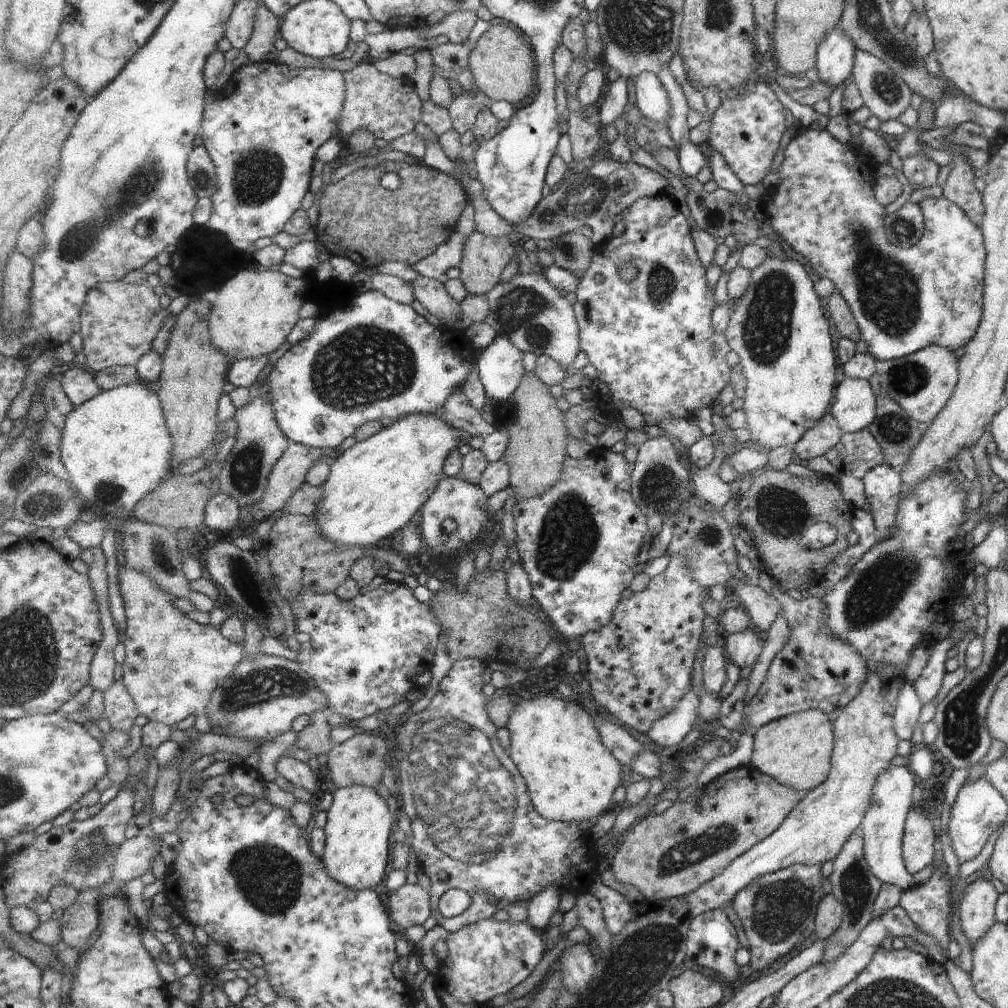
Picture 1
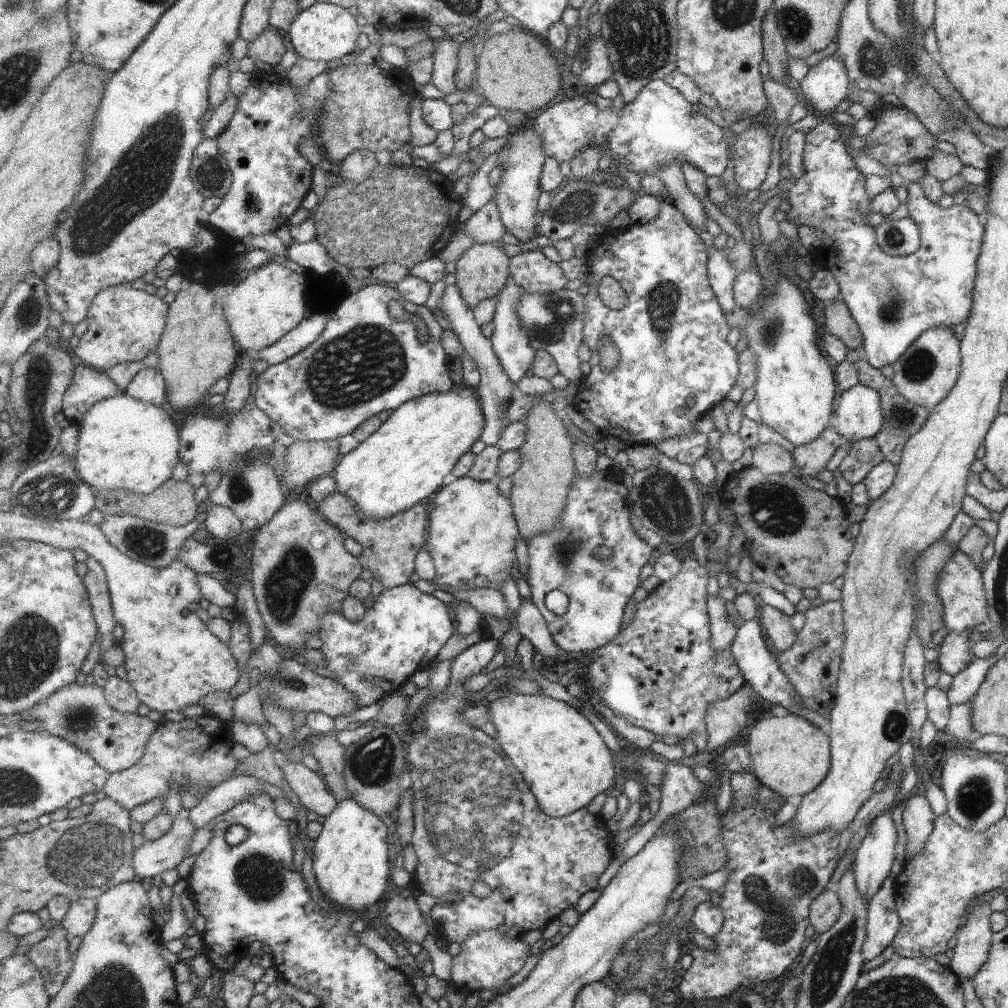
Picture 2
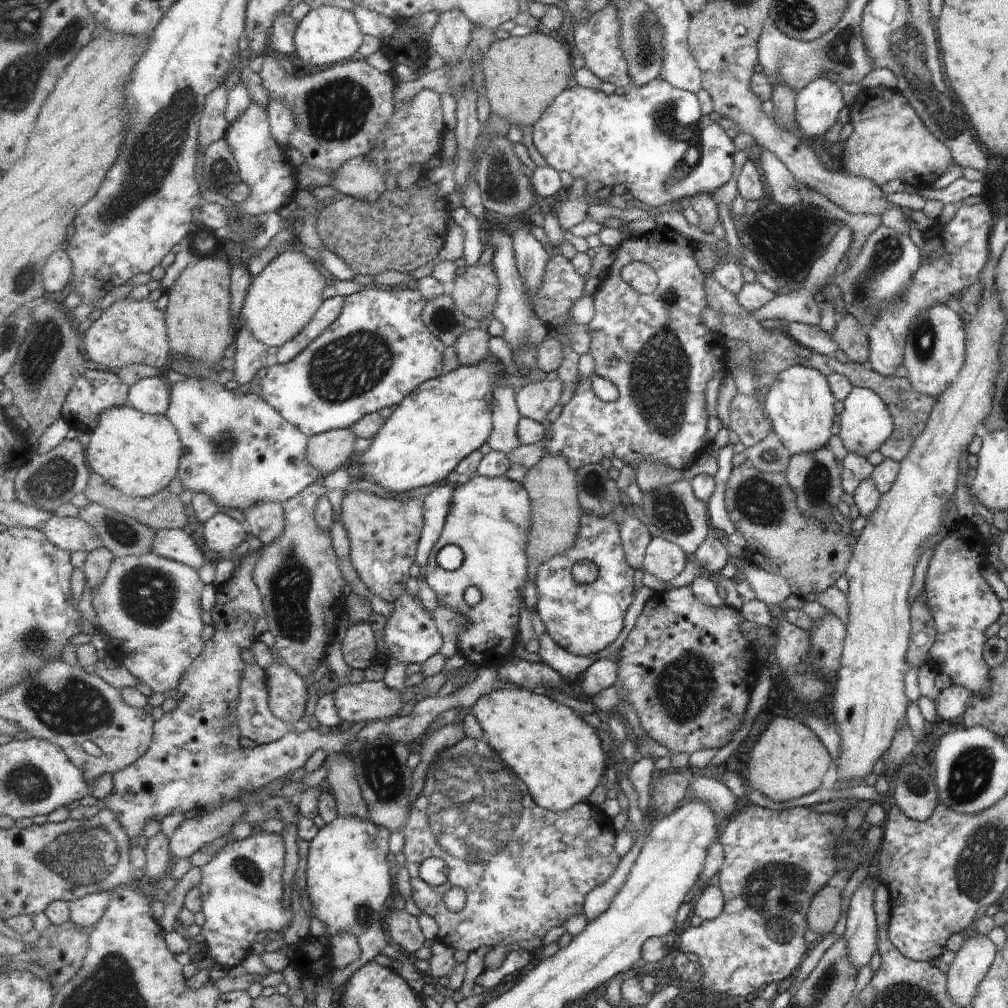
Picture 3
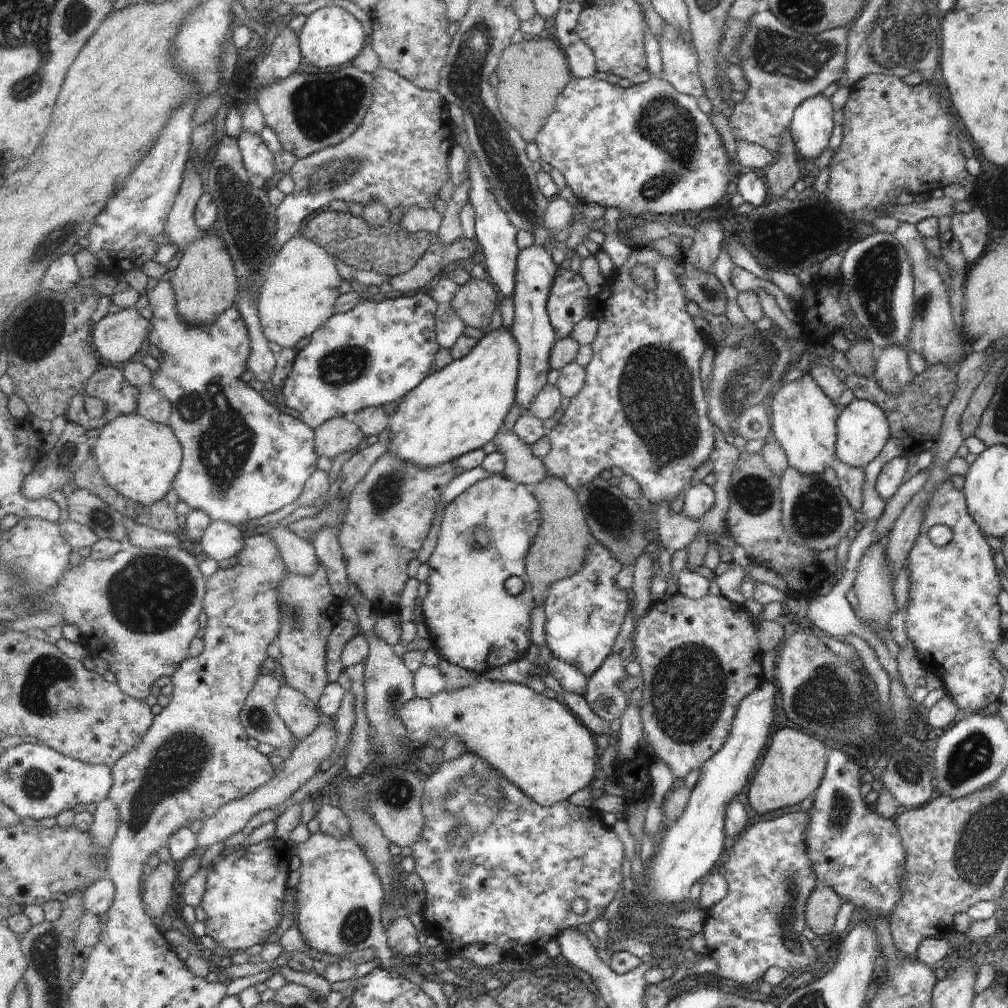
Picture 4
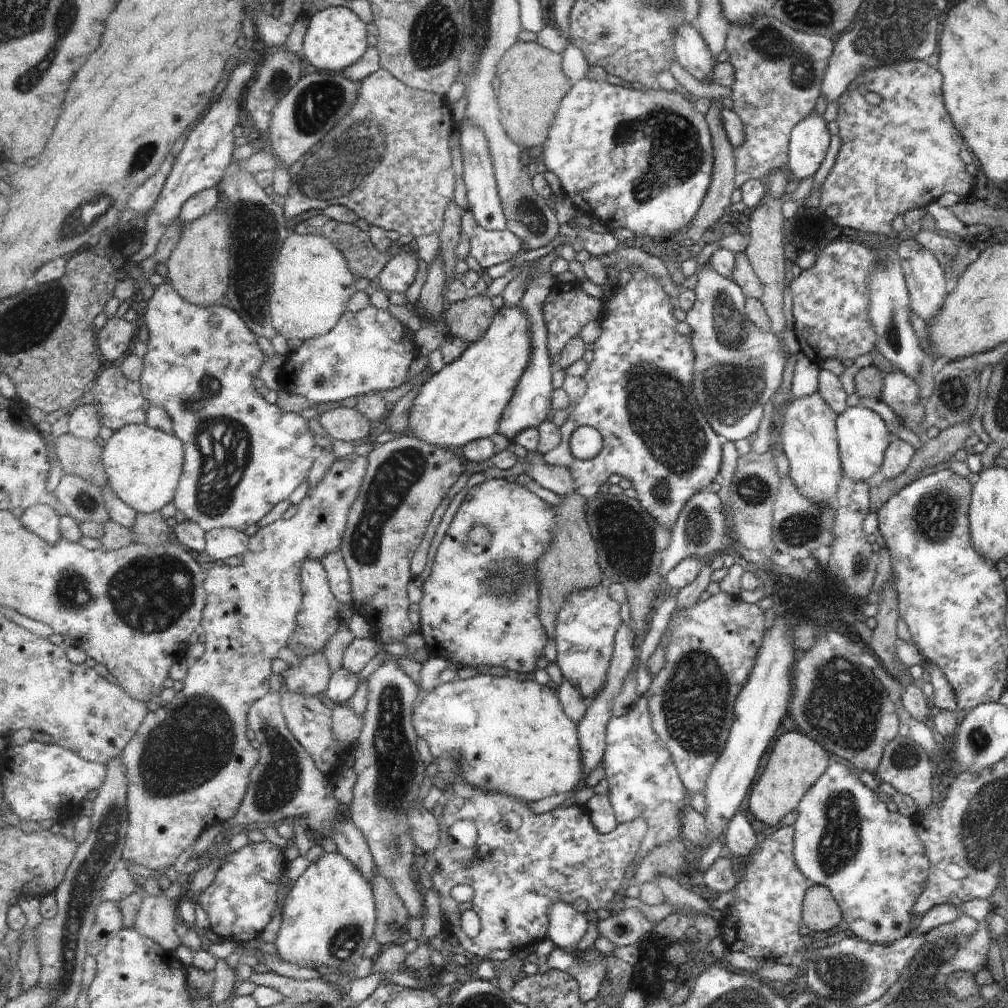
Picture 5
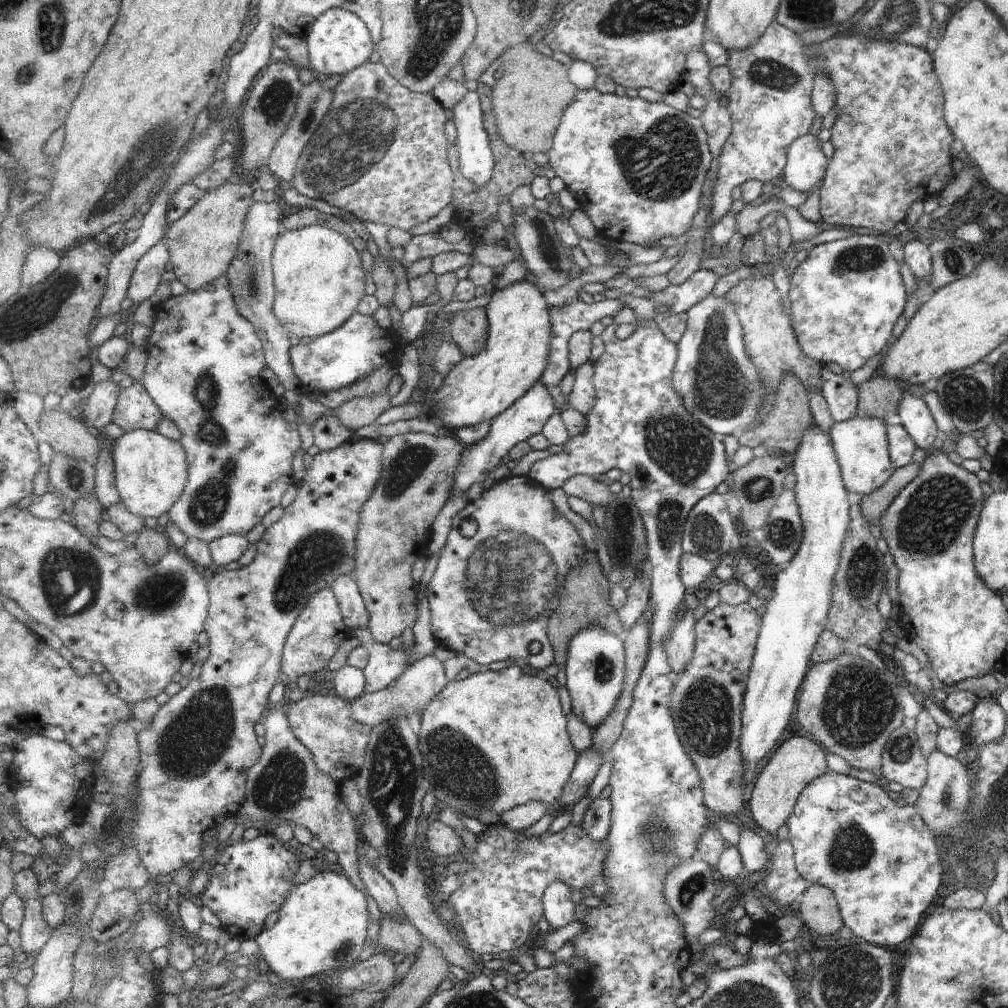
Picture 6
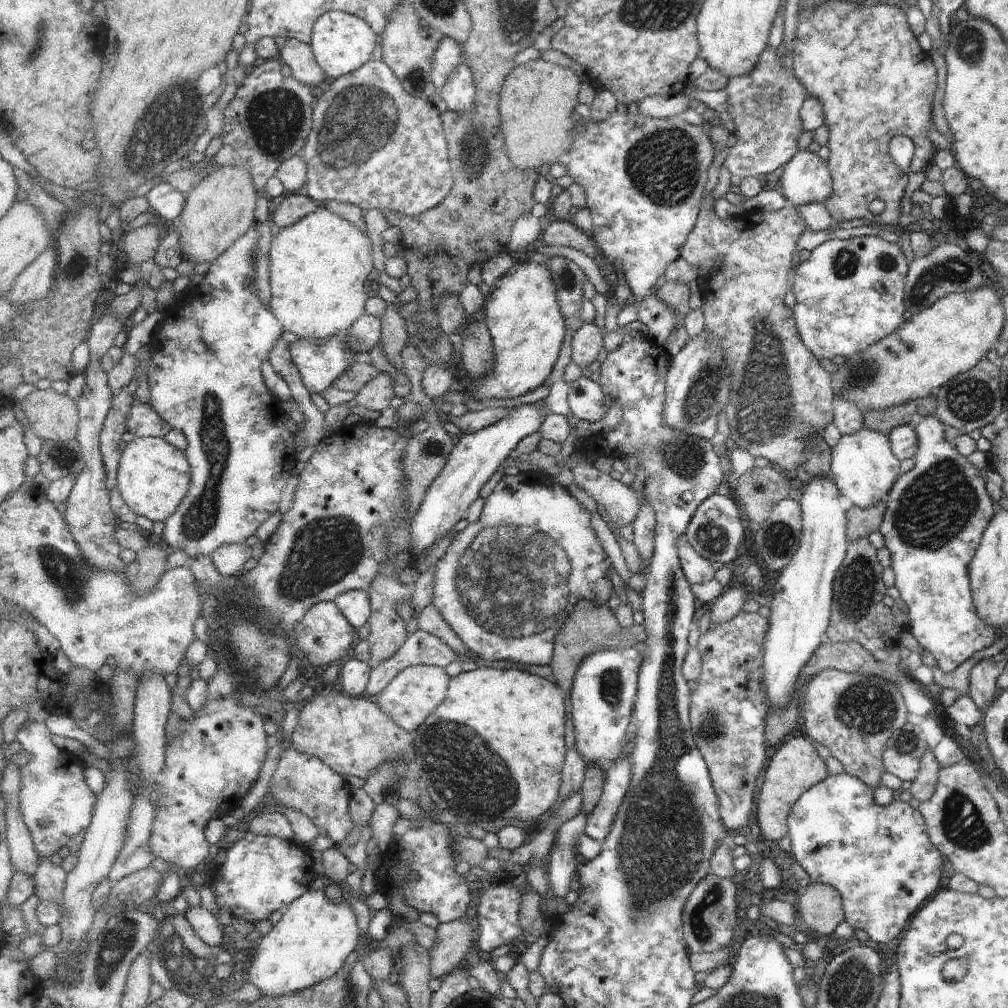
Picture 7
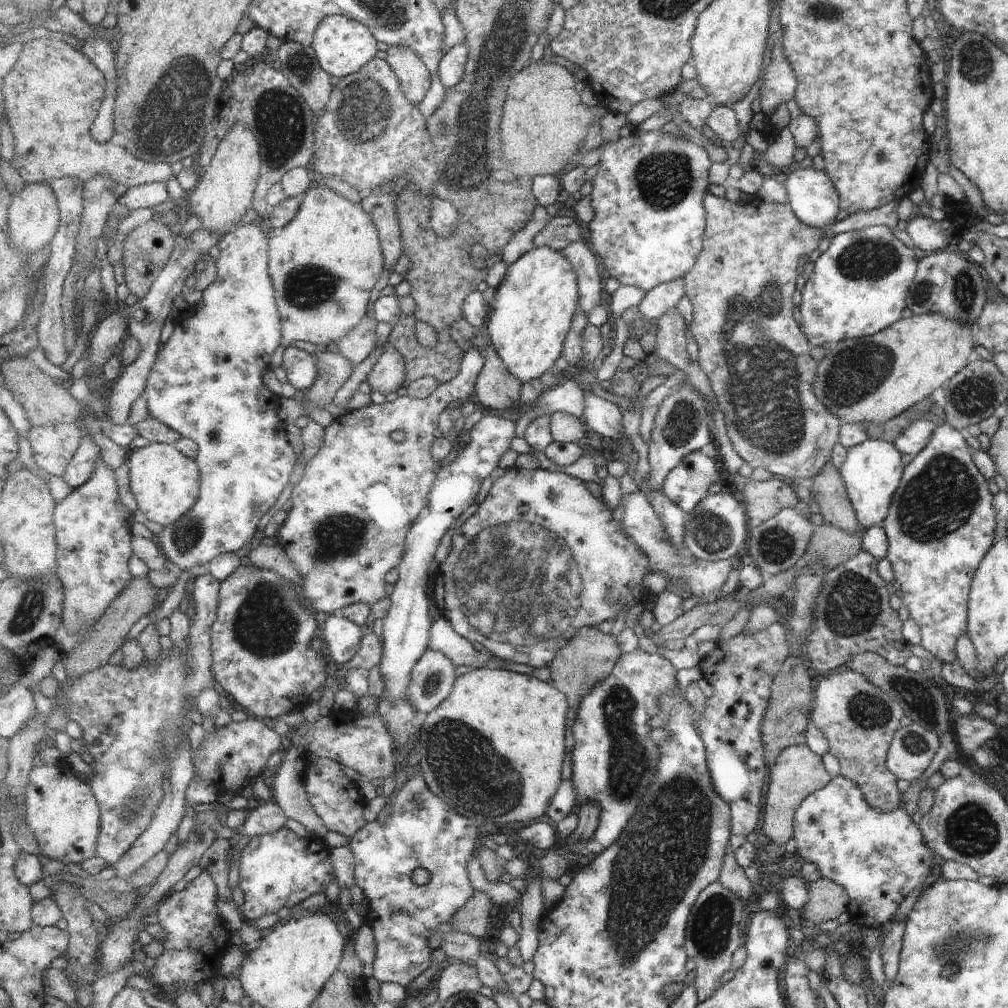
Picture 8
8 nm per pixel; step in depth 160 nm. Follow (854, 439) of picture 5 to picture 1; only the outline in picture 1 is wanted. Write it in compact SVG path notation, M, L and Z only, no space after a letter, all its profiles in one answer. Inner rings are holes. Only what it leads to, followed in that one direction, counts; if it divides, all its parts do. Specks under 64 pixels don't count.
M844 377L833 391L829 413L843 433L866 429L875 416L875 396L865 379Z

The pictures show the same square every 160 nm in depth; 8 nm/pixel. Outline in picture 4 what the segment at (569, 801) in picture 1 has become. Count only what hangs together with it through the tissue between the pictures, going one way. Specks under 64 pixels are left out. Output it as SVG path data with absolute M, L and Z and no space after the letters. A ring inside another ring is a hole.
M489 678L477 681L471 686L460 688L460 689L445 689L444 691L438 692L435 696L429 698L415 698L411 702L408 702L403 708L399 710L401 718L405 723L408 730L408 736L413 744L418 748L422 746L438 745L441 748L442 743L445 739L451 737L457 737L466 748L467 753L476 754L479 758L482 758L491 768L497 769L506 779L509 779L515 786L518 786L527 796L530 796L543 806L550 807L558 802L567 800L569 796L573 796L575 792L579 790L591 788L593 780L601 775L599 771L599 752L597 749L596 736L593 734L581 721L571 709L563 706L559 700L549 698L545 694L535 692L529 686L523 683L512 683L512 682L501 682L494 681Z

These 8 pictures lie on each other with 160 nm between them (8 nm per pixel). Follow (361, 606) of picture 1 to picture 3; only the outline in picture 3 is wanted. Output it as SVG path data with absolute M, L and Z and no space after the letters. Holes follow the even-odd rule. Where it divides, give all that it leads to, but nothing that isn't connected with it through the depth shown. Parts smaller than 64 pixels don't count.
M404 594L395 603L395 610L392 612L391 616L387 619L385 628L383 630L382 640L385 646L385 651L381 652L381 660L386 661L391 658L397 659L401 662L408 664L411 663L421 663L425 660L429 660L431 656L435 656L441 646L443 646L443 636L431 616L431 611L425 610L423 604L419 602L419 598L416 596L409 596L409 594Z

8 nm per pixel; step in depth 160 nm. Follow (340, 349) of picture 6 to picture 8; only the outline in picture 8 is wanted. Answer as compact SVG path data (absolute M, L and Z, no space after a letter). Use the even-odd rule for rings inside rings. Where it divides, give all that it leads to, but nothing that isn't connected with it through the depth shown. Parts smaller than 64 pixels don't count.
M285 348L282 367L288 372L288 383L303 392L309 390L317 380L318 368L314 354L299 348Z

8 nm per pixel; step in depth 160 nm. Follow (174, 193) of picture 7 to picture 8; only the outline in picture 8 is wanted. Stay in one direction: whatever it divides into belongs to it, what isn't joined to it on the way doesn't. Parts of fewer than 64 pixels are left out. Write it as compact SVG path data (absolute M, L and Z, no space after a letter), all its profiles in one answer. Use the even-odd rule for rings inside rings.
M155 181L144 185L128 187L126 192L119 195L118 204L125 206L129 211L137 208L149 208L163 204L169 198L169 190L164 182Z

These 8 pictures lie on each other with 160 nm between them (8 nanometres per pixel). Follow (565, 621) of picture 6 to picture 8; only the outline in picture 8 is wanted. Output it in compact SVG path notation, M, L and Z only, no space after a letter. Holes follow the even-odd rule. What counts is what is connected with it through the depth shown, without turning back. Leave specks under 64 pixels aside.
M583 627L577 632L577 636L570 639L549 666L551 683L568 696L569 712L566 726L570 726L572 730L585 696L609 678L622 655L617 636L604 634L597 627Z

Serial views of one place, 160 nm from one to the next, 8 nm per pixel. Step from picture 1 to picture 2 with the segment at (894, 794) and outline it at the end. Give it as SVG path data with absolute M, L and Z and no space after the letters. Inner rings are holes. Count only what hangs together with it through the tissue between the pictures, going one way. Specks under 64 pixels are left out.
M888 810L876 816L867 827L865 836L861 839L858 847L854 850L852 858L852 873L856 889L862 897L866 897L867 904L870 898L877 892L882 880L889 874L891 863L894 859L893 849L895 844L896 830Z

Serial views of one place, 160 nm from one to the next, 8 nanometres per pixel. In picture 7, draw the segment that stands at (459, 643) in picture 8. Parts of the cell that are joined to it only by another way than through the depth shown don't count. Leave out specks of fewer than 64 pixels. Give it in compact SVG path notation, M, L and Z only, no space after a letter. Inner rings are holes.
M418 629L407 637L407 642L395 656L379 667L371 669L367 696L379 696L406 668L417 665L437 665L447 668L458 661L459 655L442 638Z

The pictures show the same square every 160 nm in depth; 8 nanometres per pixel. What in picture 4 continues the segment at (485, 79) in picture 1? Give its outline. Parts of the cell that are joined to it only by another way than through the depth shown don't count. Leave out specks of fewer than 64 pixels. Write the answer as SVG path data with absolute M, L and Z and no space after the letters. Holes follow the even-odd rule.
M526 37L521 43L512 44L503 51L496 74L499 76L499 84L496 87L498 94L498 105L505 120L515 129L527 142L536 142L540 130L548 122L549 116L556 111L556 100L568 86L571 80L570 64L567 55L563 54L561 46L555 39Z

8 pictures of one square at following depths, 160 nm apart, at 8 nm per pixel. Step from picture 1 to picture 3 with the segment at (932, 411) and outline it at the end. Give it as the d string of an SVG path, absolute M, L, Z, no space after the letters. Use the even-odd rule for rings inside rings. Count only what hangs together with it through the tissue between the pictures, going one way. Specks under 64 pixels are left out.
M933 303L909 321L904 340L903 362L906 379L916 393L939 396L956 378L964 361L964 326L955 309Z

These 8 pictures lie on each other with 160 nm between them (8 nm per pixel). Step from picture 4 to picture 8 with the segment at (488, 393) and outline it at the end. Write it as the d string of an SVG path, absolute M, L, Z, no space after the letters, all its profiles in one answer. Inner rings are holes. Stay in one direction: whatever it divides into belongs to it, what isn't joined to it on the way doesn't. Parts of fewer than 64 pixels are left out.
M548 246L535 247L508 267L505 280L495 290L494 299L489 304L484 332L488 334L490 342L508 369L524 383L548 374L562 357L564 342L568 338L569 331L572 330L576 315L580 312L579 279L577 271L563 251Z

